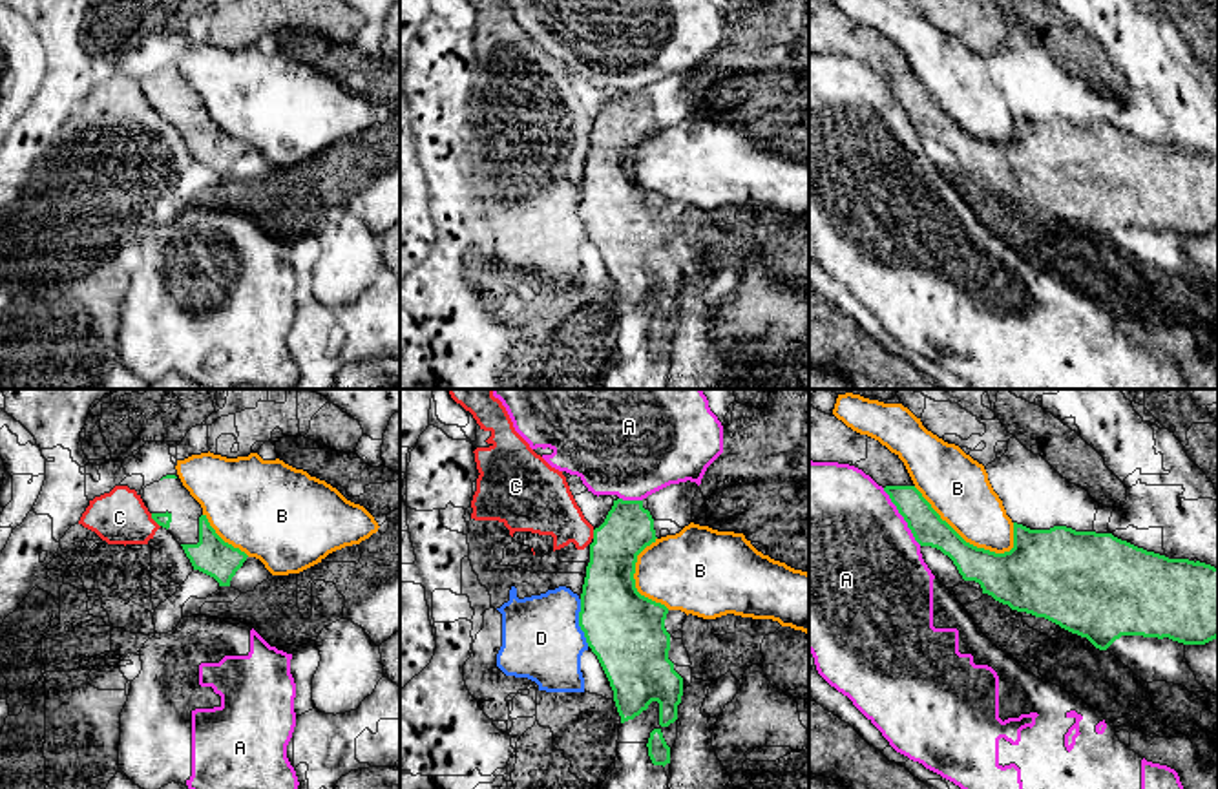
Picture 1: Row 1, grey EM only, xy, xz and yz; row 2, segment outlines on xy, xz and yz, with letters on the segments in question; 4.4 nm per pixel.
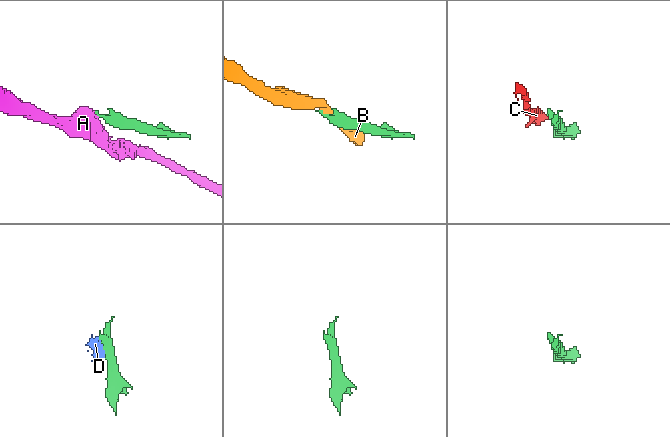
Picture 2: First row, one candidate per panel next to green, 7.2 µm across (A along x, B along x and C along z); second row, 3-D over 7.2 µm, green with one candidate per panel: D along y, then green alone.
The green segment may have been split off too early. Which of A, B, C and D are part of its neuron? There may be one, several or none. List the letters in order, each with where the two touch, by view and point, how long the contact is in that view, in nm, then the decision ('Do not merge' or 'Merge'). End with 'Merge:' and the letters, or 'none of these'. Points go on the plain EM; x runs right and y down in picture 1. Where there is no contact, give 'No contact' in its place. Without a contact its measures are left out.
A: Touches green at yz (902, 106). Shared border 300 nm. Do not merge
B: Touches green at yz (961, 128). Shared border 500 nm. Do not merge
C: Touches green at xy (154, 110). Shared border 80 nm. Do not merge
D: Touches green at xz (579, 214). Shared border 220 nm. Do not merge
Merge: none of these

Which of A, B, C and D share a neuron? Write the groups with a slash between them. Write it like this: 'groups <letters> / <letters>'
groups A / B / C D

